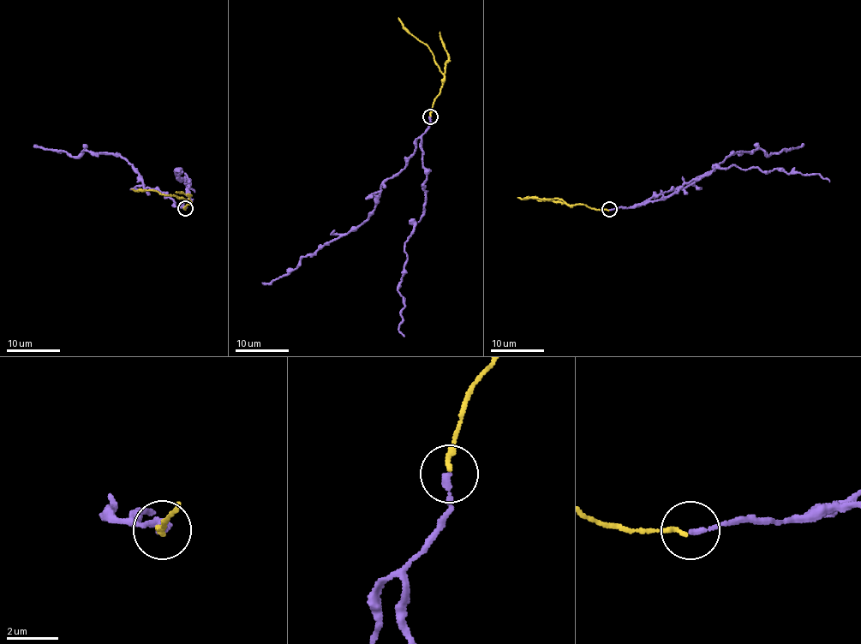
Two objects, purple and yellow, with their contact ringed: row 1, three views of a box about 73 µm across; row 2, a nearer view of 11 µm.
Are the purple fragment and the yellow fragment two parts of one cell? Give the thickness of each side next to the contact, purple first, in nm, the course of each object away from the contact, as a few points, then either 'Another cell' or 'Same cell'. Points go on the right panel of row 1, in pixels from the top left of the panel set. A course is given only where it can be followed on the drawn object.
Thickness 240 nm (purple) against 200 nm. Course of purple: (608, 210), (630, 207), (676, 187), (684, 187), (737, 152), (750, 153), (756, 149), (770, 155), (804, 144). Course of yellow: (608, 210), (596, 210), (585, 204), (538, 200), (535, 196), (517, 198). Another cell

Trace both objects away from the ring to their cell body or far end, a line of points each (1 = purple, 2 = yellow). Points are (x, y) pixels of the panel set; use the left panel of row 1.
1: (185, 208), (177, 207), (168, 195), (145, 188), (129, 162), (111, 153), (86, 151), (70, 157), (33, 145)
2: (185, 208), (189, 201), (171, 194), (154, 190), (130, 189)

